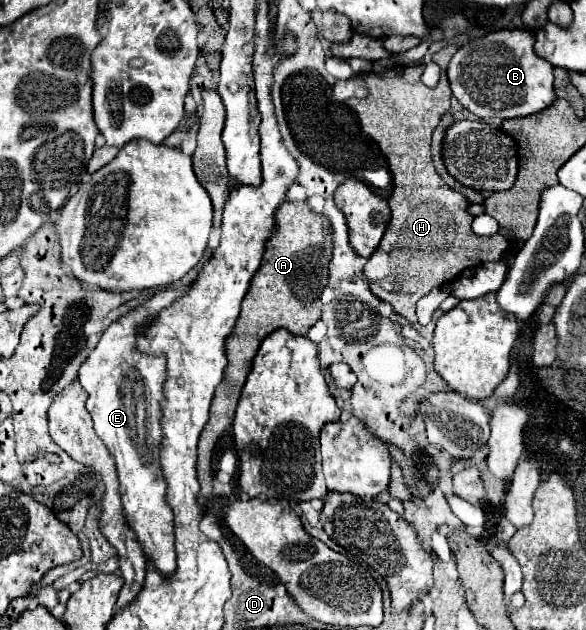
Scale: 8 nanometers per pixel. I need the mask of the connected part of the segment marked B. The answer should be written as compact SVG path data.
M501 29L459 47L449 63L449 83L457 101L479 119L527 117L555 101L553 67L533 51L533 33Z

